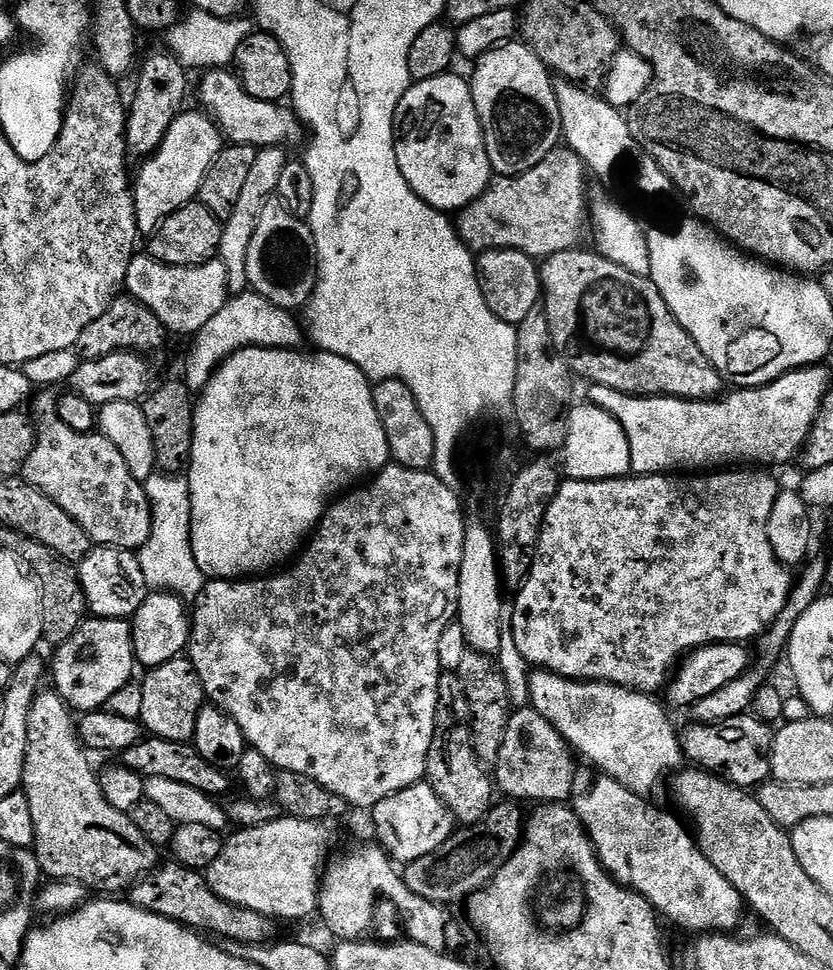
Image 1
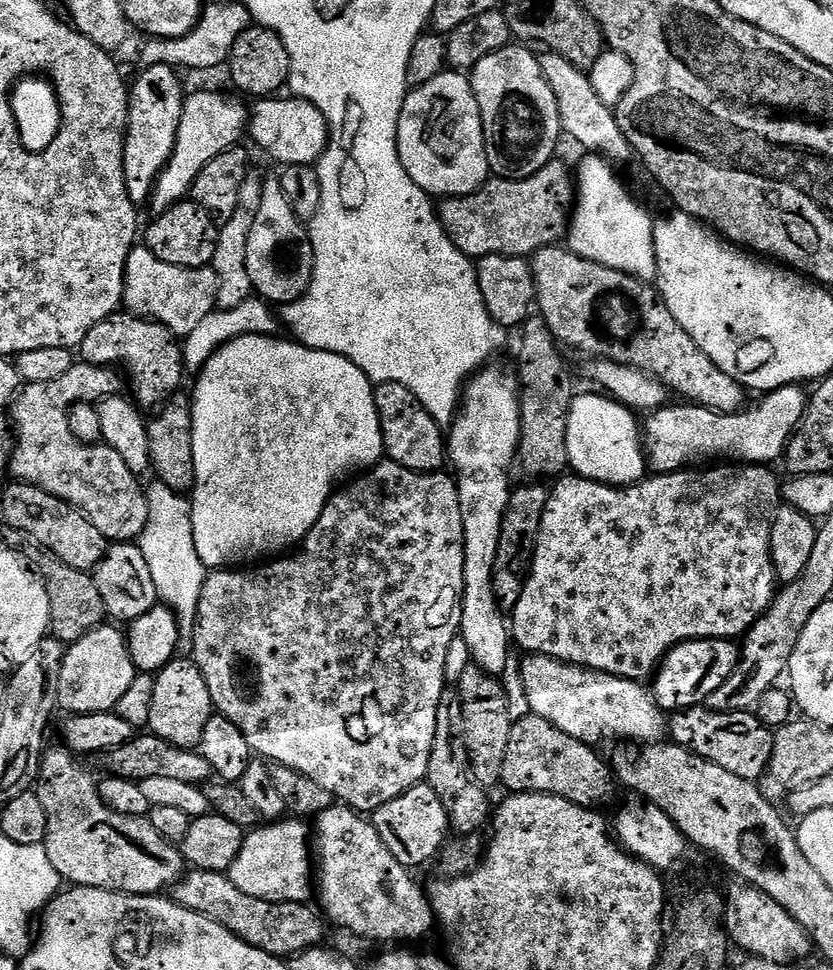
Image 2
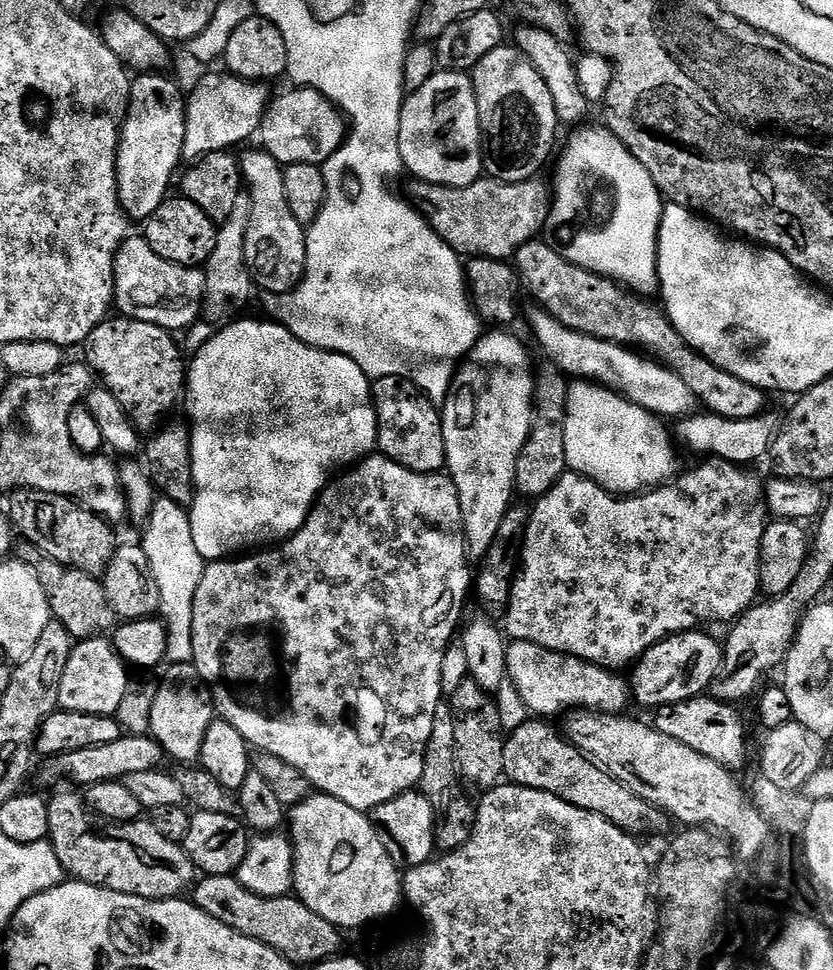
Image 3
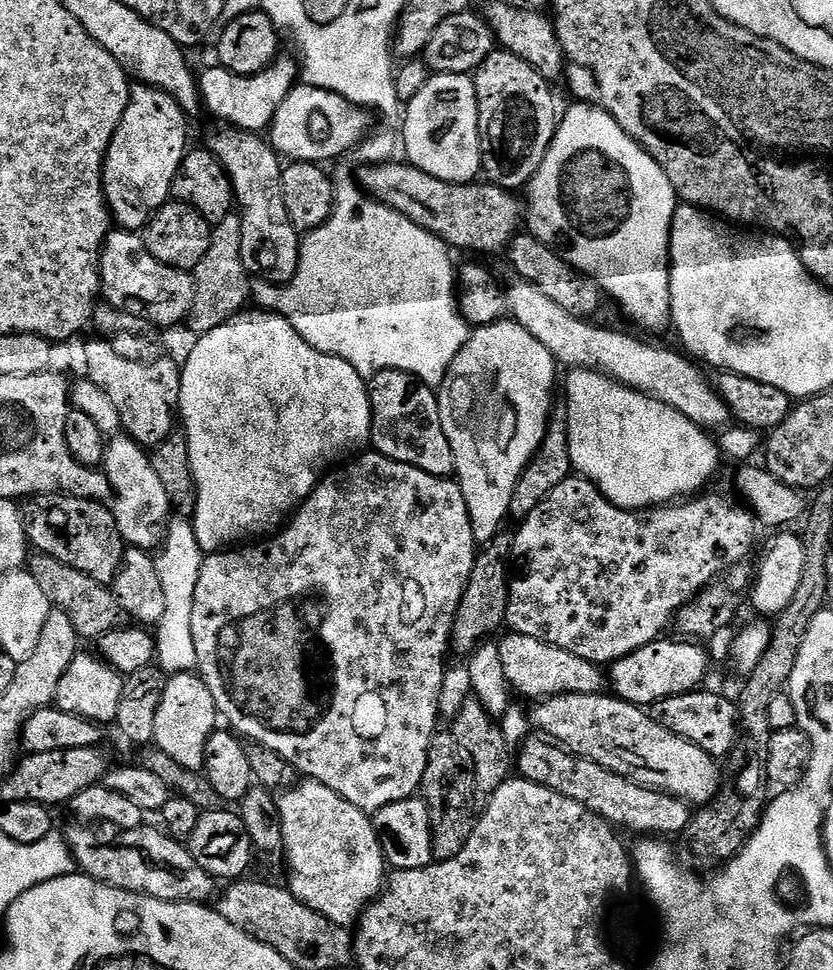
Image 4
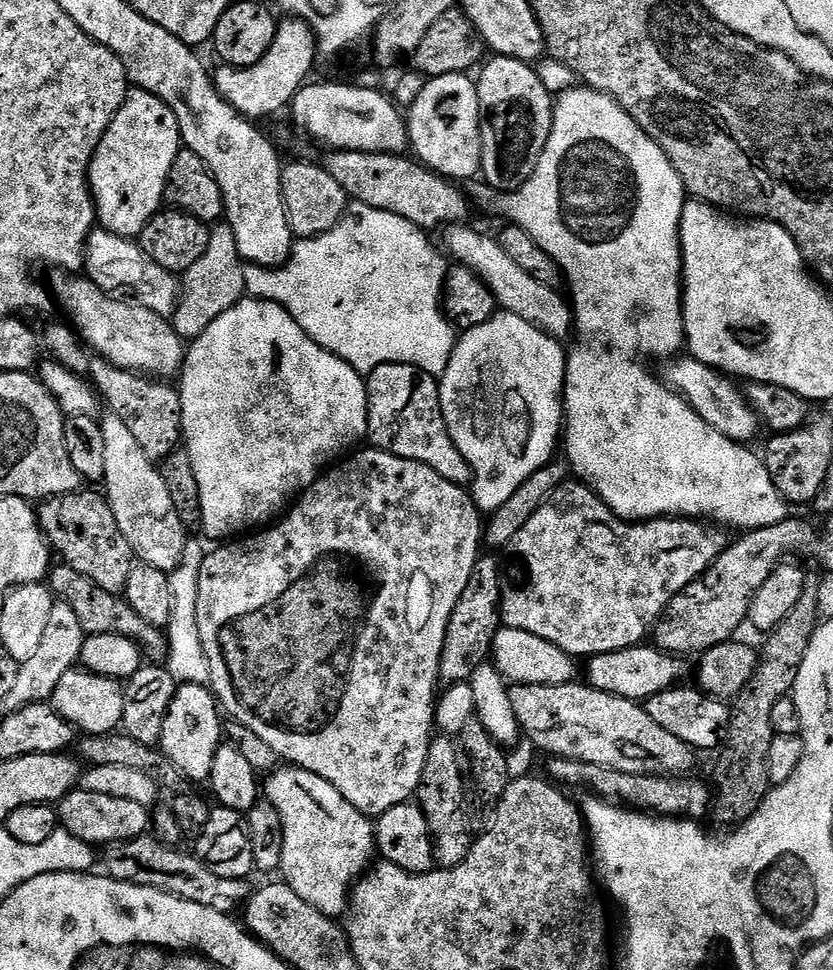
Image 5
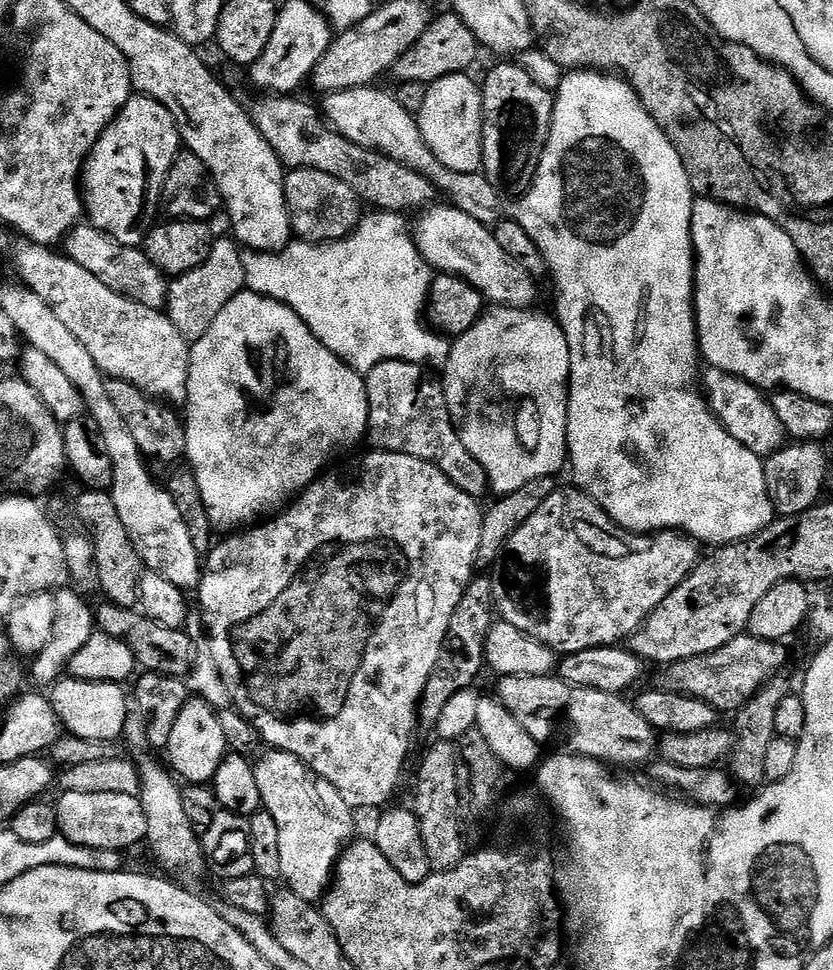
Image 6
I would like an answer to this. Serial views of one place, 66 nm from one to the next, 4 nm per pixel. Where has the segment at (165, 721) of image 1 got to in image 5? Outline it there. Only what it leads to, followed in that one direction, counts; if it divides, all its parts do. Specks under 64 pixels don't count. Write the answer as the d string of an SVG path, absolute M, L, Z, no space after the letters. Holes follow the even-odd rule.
M181 684L177 687L174 702L170 702L170 710L166 710L166 722L162 722L162 738L158 747L170 762L174 762L174 766L178 766L185 781L206 782L210 778L214 754L218 754L222 743L220 716L222 709L211 687L203 684Z

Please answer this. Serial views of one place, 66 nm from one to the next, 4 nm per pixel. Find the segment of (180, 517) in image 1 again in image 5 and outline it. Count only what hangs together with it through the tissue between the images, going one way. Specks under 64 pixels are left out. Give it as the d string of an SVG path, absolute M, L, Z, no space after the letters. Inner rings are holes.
M192 542L185 543L184 557L172 573L170 573L170 590L172 591L172 613L166 629L168 637L168 672L181 684L208 684L210 666L206 662L206 650L202 650L202 638L198 638L198 578L200 567L206 555Z

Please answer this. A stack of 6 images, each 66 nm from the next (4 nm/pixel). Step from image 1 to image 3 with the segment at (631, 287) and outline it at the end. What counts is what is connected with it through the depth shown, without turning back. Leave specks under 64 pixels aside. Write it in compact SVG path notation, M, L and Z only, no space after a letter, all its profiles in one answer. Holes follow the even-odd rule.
M540 238L526 242L526 246L517 250L514 267L527 295L529 292L540 303L537 305L543 311L558 318L558 322L564 326L570 326L570 330L623 344L633 350L643 350L649 357L667 364L682 378L682 382L686 382L686 386L690 386L697 401L703 407L705 404L709 413L724 416L728 420L765 415L767 408L764 407L769 399L765 389L750 382L742 382L742 378L714 366L714 362L693 350L668 320L663 307L651 308L648 305L651 303L637 298L623 284L562 258L562 254L558 254L551 243Z

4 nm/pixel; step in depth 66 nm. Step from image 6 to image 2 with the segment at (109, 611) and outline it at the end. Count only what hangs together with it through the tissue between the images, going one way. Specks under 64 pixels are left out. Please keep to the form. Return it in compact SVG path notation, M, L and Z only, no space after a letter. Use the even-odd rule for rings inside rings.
M15 530L5 531L3 543L9 548L17 550L22 549L25 556L28 557L31 564L35 564L36 571L42 574L42 578L46 582L46 594L50 594L50 632L56 639L64 643L65 646L78 642L78 638L85 636L90 630L101 627L105 623L106 613L104 603L102 602L102 594L98 594L98 586L95 579L89 573L82 570L74 570L74 566L66 566L66 562L62 562L53 552L47 552L40 544L31 542L26 543L26 537L23 532Z

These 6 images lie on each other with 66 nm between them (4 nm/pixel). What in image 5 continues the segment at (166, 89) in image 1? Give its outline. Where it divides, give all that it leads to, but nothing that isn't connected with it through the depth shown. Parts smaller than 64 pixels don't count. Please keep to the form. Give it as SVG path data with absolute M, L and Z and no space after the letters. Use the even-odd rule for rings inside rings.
M133 87L110 122L88 171L99 227L129 238L139 237L165 203L164 187L182 141L174 110L154 94Z

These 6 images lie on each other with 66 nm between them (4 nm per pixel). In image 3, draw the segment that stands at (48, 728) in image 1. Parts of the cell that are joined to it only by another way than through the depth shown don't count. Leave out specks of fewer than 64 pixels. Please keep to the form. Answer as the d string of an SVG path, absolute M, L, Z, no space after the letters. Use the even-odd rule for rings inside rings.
M68 791L72 792L60 792L51 797L50 839L69 877L106 890L149 898L176 898L197 883L198 869L184 853L184 845L170 842L170 838L158 834L151 819L118 824L105 816L97 816L79 791Z

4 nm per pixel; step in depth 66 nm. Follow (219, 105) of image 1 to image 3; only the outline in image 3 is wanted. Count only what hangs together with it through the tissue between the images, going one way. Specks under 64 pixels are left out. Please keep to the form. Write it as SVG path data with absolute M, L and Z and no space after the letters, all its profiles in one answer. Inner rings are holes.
M296 86L285 96L280 96L271 101L268 111L264 113L264 121L260 123L258 140L261 140L263 151L269 152L282 166L289 164L314 164L322 166L332 157L338 147L338 136L336 140L336 116L338 109L331 104L318 90Z

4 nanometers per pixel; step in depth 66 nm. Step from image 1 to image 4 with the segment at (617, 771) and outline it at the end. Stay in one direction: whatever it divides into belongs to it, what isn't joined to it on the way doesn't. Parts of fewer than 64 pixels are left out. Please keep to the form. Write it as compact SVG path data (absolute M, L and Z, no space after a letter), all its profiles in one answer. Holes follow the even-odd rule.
M517 632L508 634L505 640L501 639L499 645L502 670L508 679L509 689L513 693L521 692L529 696L532 702L561 694L600 694L605 691L606 676L600 673L603 672L601 665L592 664L586 658L578 658L578 654L570 654L570 650Z

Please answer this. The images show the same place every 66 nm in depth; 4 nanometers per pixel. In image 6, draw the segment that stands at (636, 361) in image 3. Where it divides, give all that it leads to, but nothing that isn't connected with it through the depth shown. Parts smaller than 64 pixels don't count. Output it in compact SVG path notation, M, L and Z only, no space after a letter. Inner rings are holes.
M440 202L435 206L423 209L416 218L416 224L414 220L414 239L416 245L422 254L422 258L437 273L459 276L460 279L470 282L470 286L474 286L479 290L483 294L485 301L492 306L531 309L535 305L532 303L536 300L537 281L526 270L522 270L522 266L518 266L518 262L514 262L514 258L509 258L498 247L496 233L489 225L478 222L478 218L470 218L470 214L453 208L447 202ZM711 366L702 372L702 391L709 408L722 422L722 426L730 434L730 438L738 438L746 450L761 458L777 452L786 443L786 433L778 414L774 414L771 399L756 385L746 382L729 372L723 372Z

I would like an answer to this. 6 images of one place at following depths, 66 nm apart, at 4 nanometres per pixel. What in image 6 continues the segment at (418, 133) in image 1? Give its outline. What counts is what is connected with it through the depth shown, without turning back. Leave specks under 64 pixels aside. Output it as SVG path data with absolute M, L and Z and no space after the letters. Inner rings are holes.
M461 74L458 76L447 76L438 82L428 85L426 102L422 102L422 110L418 113L420 130L426 146L450 170L459 172L481 171L484 163L484 147L482 146L482 130L484 129L484 94L479 83L471 80L471 75Z

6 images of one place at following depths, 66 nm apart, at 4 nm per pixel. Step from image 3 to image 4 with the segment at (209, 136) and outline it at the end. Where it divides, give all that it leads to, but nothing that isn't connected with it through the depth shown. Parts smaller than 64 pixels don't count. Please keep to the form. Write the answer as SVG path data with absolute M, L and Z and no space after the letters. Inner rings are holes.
M281 54L266 70L253 76L234 76L219 66L208 68L204 73L201 71L198 83L203 107L209 108L218 119L225 120L228 123L225 125L242 132L260 134L271 129L272 120L278 114L278 106L286 102L298 83L298 64L293 60L287 54Z

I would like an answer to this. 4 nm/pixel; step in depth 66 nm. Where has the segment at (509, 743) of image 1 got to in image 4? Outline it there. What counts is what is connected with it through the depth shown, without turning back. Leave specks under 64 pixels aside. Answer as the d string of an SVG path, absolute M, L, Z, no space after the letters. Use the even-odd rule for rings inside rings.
M540 734L529 735L520 745L514 760L514 768L523 779L546 786L566 798L574 798L586 810L607 820L617 830L625 828L628 832L637 832L640 838L679 837L693 818L694 812L685 800L679 800L665 792L655 792L628 780L625 776L614 774L598 762L590 762L581 756L575 756L567 748L545 738Z

